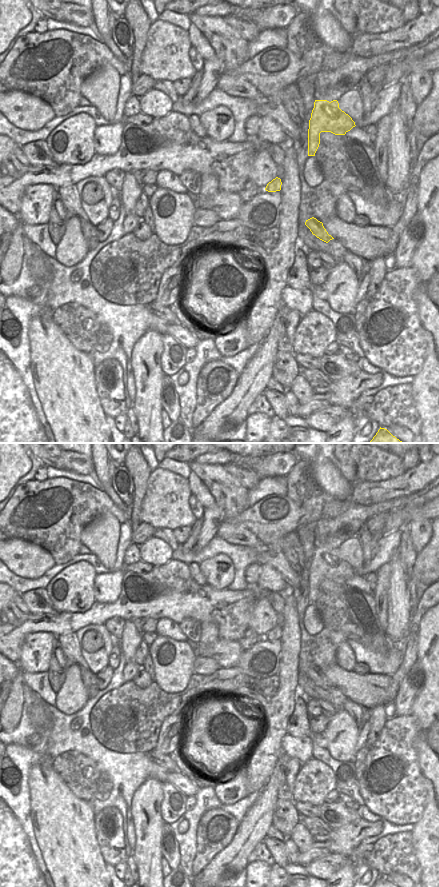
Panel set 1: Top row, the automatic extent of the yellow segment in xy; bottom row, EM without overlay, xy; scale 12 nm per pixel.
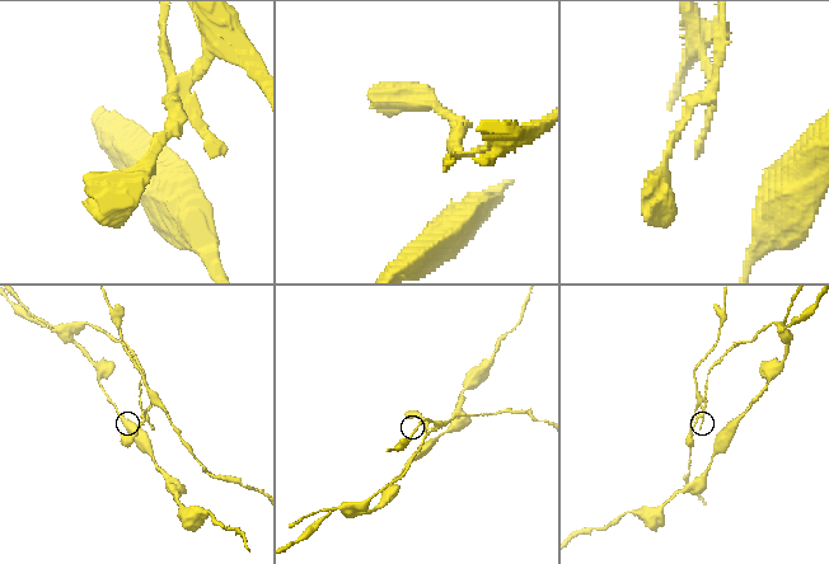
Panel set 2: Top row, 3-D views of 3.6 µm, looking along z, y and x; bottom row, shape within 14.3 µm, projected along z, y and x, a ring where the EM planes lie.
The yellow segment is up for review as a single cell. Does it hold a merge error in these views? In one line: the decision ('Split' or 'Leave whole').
Split

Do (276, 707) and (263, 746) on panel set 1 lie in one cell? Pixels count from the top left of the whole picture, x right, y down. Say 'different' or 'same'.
same

